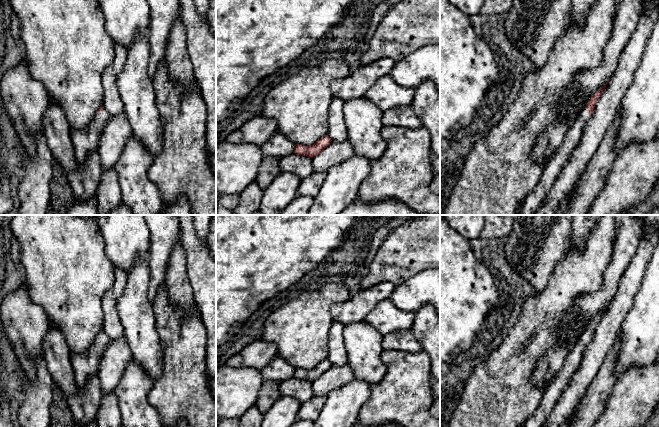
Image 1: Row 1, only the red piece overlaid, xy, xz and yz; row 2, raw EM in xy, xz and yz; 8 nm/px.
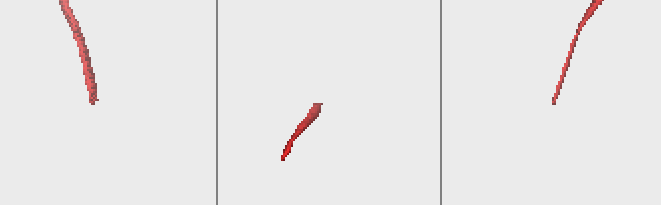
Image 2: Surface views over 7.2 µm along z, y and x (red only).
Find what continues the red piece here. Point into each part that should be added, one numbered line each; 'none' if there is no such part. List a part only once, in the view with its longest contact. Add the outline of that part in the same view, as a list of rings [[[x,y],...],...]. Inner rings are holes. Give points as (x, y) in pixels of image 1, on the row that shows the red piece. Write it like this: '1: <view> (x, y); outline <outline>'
1: xy (86, 140); outline [[[104,108],[99,114],[94,116],[93,120],[85,128],[70,129],[76,158],[81,167],[85,166],[85,160],[88,158],[89,154],[97,150],[102,131],[109,118],[110,115]]]

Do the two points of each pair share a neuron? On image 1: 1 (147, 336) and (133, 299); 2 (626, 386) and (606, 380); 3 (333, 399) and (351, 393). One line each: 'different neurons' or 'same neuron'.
1: same neuron
2: different neurons
3: same neuron

